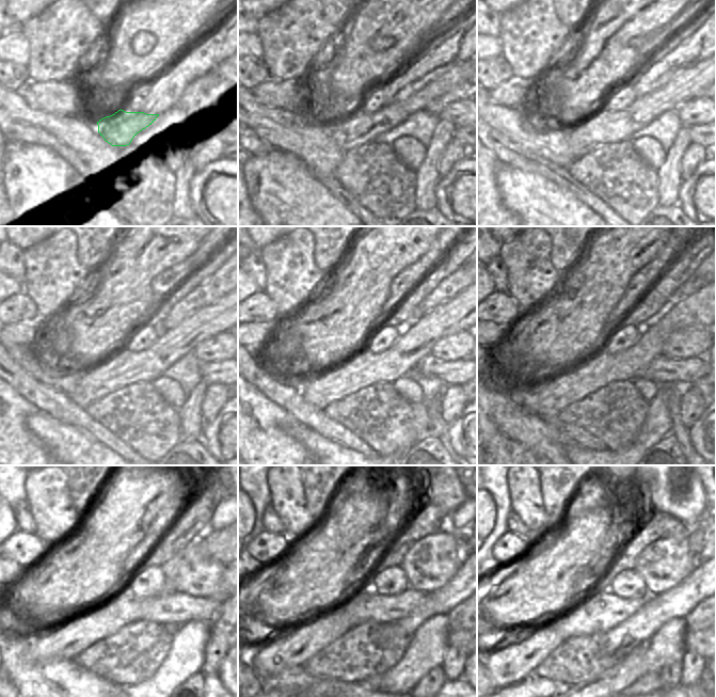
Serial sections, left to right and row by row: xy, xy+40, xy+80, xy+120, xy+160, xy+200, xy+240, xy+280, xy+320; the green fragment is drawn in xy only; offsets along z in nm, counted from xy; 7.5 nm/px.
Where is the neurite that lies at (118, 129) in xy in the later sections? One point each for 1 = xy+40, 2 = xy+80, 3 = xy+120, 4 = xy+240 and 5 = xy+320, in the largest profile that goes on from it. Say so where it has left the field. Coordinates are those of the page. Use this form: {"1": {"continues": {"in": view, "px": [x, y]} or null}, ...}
{"1": {"continues": {"in": "xy+40", "px": [359, 128]}}, "2": {"continues": {"in": "xy+80", "px": [602, 127]}}, "3": {"continues": {"in": "xy+120", "px": [125, 367]}}, "4": {"continues": {"in": "xy+240", "px": [67, 639]}}, "5": {"continues": {"in": "xy+320", "px": [509, 663]}}}

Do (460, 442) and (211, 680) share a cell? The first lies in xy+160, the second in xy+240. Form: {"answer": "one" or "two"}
{"answer": "two"}

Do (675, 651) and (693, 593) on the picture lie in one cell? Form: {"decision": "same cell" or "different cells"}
{"decision": "different cells"}

